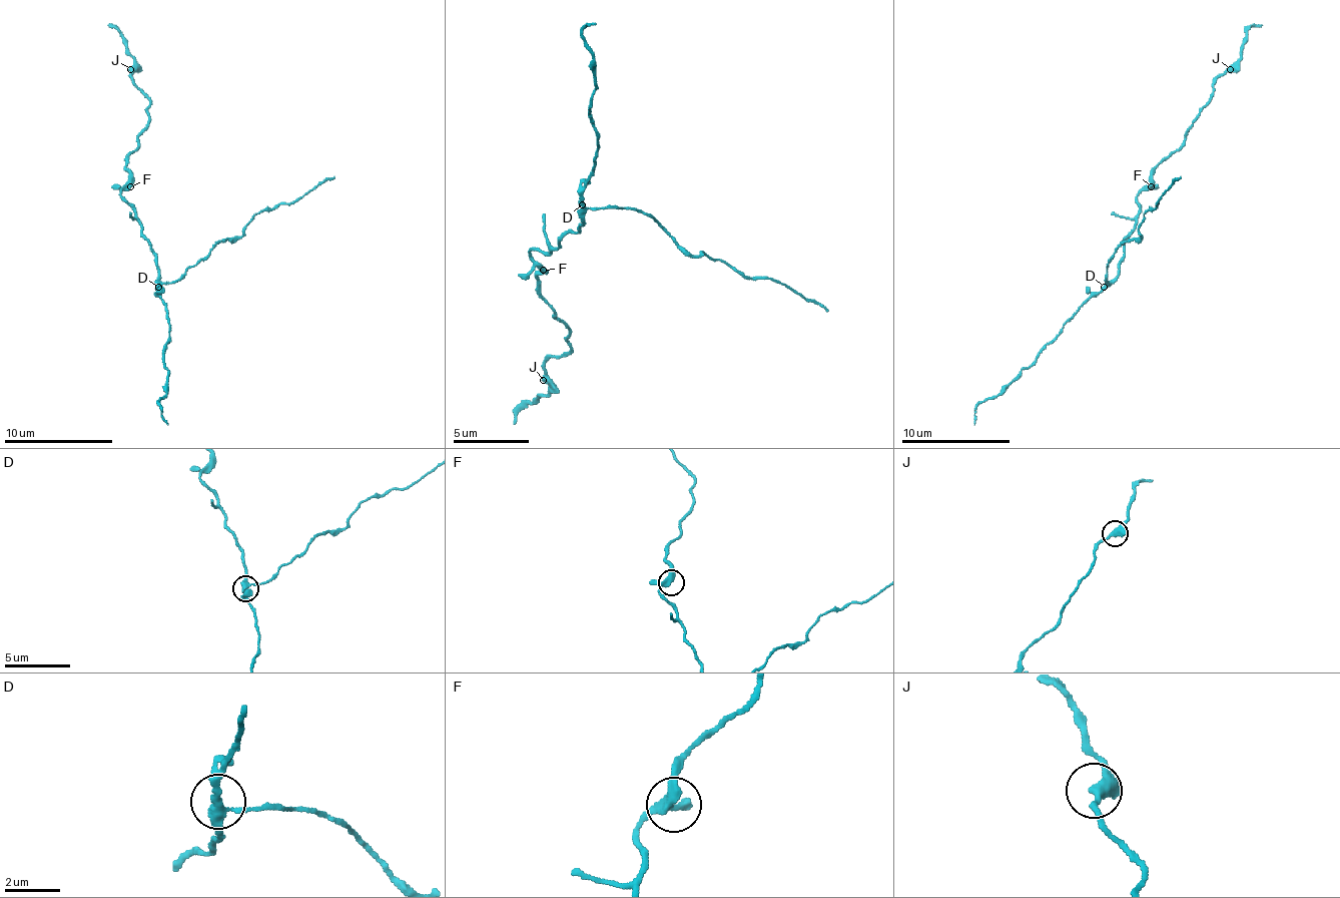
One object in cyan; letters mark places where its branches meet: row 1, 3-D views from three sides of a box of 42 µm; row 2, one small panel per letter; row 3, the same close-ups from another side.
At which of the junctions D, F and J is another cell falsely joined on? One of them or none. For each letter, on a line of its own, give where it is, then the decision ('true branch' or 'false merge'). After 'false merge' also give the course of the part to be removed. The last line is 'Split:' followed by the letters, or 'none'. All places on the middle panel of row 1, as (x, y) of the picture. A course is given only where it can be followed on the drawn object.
D: place (582, 204); false merge; course (581, 205), (642, 208), (691, 255), (703, 251), (748, 278), (771, 278), (828, 312)
F: place (543, 270); true branch
J: place (543, 380); true branch
Split: D

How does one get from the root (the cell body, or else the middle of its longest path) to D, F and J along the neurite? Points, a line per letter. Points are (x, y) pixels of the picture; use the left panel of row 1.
D: (144, 236), (149, 242), (149, 250), (157, 266), (157, 288)
F: (144, 236), (135, 208), (122, 194), (122, 189), (130, 186)
J: (144, 236), (135, 208), (122, 194), (127, 156), (149, 118), (149, 99), (130, 77), (130, 69)

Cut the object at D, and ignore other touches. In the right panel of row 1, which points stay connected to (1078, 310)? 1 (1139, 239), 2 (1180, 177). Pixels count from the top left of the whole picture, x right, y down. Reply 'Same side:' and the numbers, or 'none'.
Same side: 1, 2

